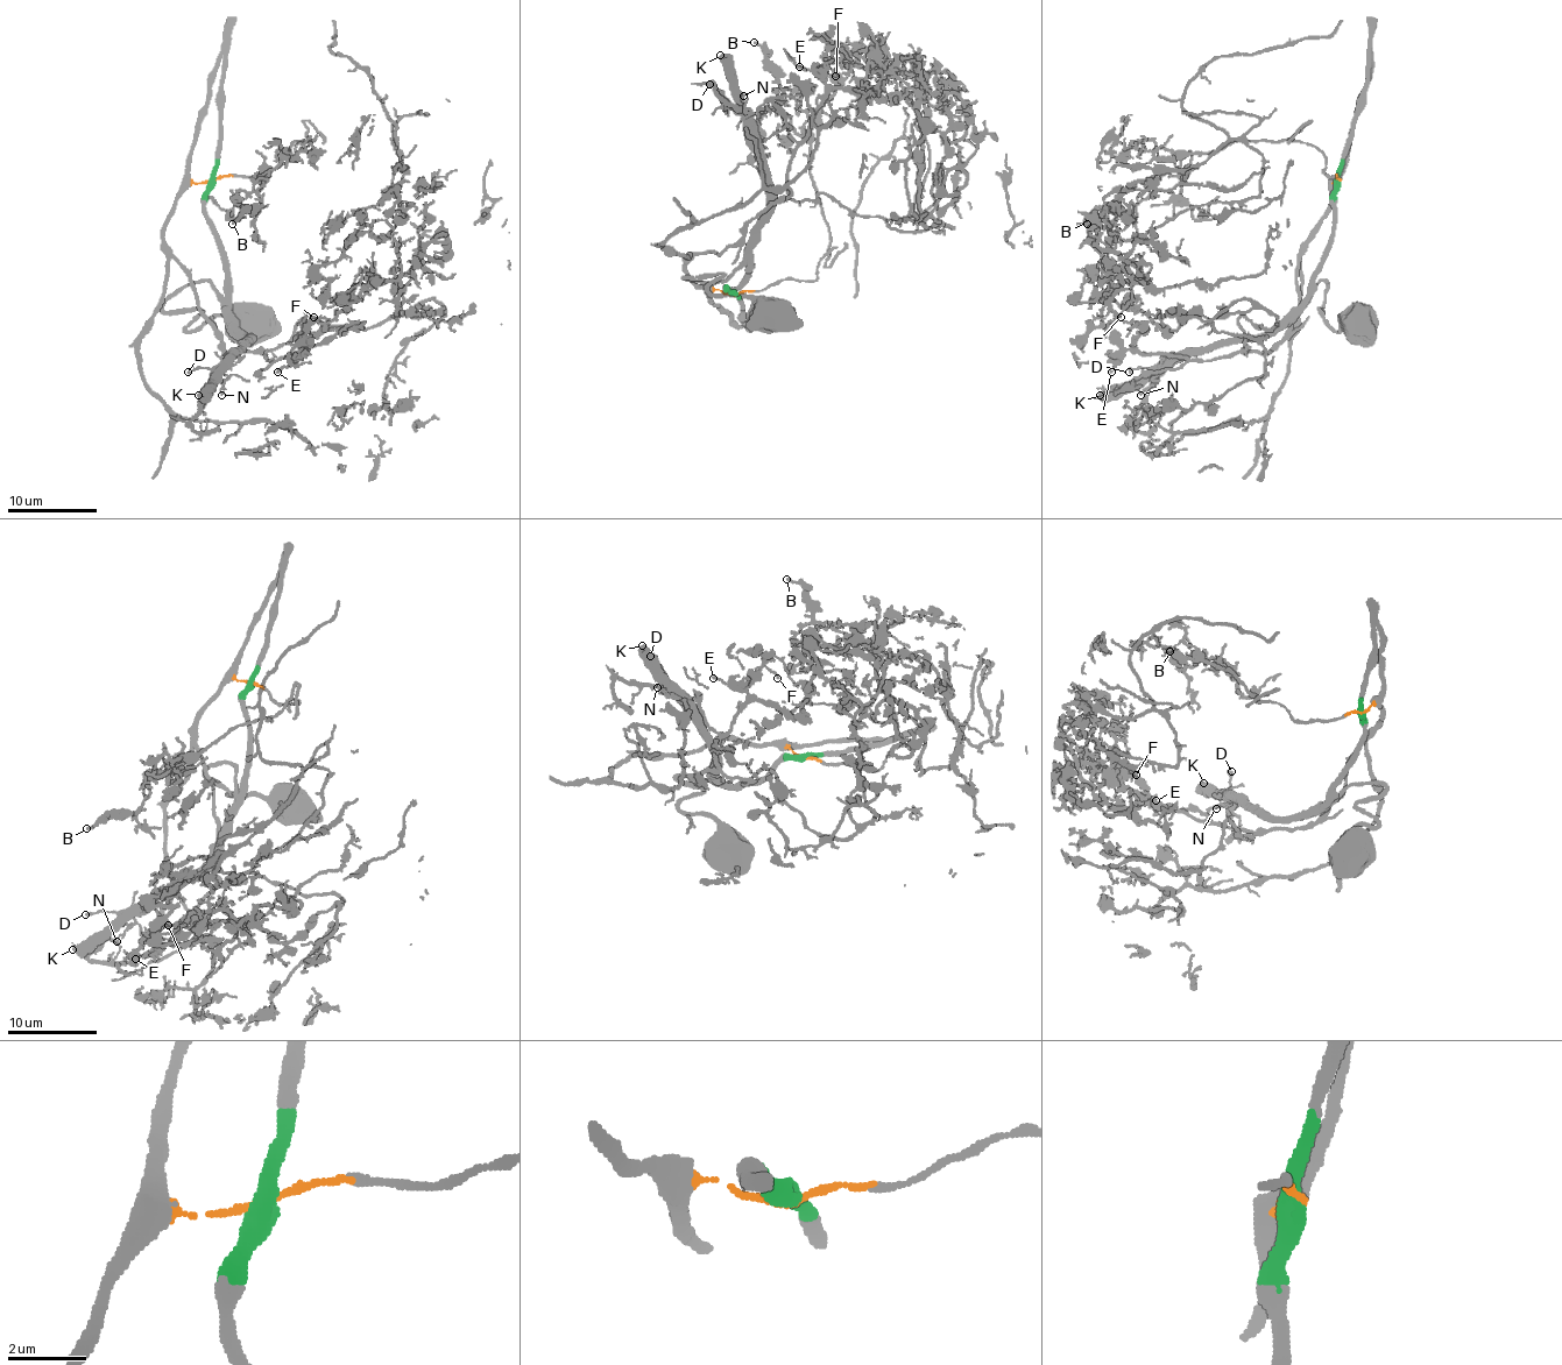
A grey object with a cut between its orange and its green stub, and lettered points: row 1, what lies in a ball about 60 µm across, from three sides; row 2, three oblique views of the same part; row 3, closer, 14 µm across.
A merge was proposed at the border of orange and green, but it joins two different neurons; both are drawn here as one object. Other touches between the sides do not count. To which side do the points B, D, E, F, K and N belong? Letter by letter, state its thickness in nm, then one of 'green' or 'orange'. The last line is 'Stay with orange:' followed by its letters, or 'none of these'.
B: calibre 170 nm; orange
D: calibre 170 nm; green
E: calibre 160 nm; orange
F: calibre 100 nm; orange
K: calibre 500 nm; green
N: calibre 130 nm; green
Stay with orange: B, E, F

